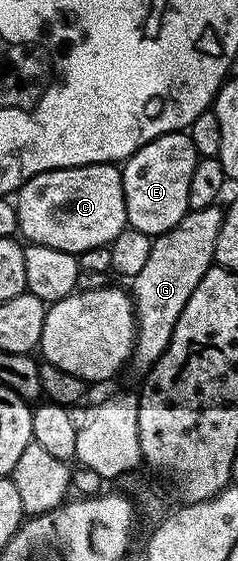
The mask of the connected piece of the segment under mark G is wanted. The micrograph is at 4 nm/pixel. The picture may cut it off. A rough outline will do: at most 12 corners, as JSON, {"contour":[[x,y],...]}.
{"contour":[[221,207],[153,237],[132,277],[134,355],[145,374],[214,264]]}

